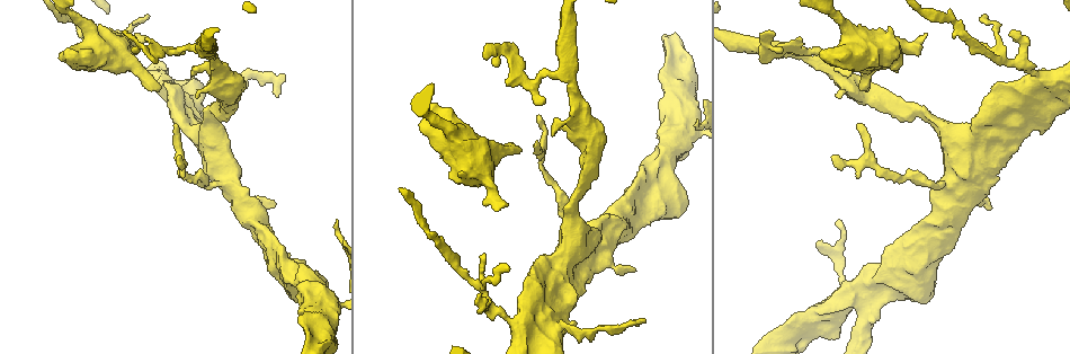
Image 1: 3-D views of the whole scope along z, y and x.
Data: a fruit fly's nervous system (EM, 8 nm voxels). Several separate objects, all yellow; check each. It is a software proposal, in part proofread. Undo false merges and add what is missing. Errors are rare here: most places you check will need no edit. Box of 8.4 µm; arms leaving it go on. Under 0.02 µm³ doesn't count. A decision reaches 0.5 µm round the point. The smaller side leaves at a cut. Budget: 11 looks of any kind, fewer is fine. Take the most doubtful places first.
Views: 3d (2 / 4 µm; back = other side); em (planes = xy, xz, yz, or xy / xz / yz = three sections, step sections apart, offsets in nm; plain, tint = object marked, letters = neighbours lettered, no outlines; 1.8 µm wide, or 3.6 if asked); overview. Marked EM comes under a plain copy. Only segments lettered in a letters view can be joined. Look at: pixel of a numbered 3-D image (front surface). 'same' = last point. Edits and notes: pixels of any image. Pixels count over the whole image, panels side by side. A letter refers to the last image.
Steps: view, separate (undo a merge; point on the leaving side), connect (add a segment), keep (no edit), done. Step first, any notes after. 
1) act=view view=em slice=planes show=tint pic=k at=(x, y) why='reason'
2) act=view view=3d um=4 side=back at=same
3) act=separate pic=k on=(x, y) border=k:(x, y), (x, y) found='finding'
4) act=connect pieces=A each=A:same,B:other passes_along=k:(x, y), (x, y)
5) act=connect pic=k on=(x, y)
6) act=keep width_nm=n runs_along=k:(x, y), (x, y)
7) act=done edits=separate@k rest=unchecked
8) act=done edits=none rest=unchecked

act=view view=3d um=4 pic=1 at=(143, 35) why='an open end'

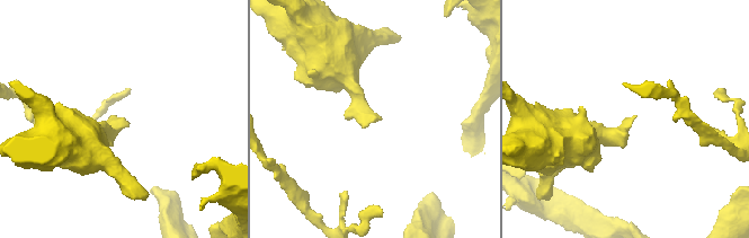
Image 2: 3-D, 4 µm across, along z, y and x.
act=view view=em um=3.6 slice=xz step=16 show=letters pic=2 at=(122, 120)

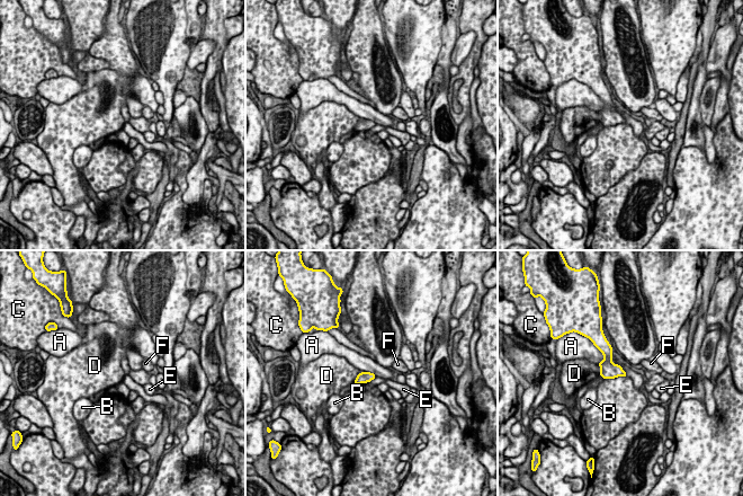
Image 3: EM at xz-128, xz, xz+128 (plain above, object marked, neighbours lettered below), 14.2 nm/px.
act=keep each=A:other,B:other,C:other,D:other,E:other,F:other border=3:(361, 371), (354, 383) found='none of them fits'

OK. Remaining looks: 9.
act=view view=em slice=xy step=8 show=tint pic=1 at=(1038, 75) why='thin arm on a thick one'

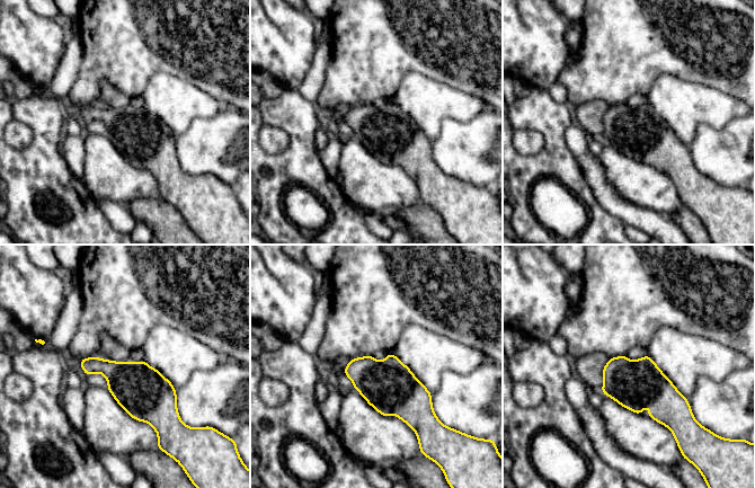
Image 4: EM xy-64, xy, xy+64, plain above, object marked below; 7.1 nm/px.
act=view view=em slice=planes show=letters at=same

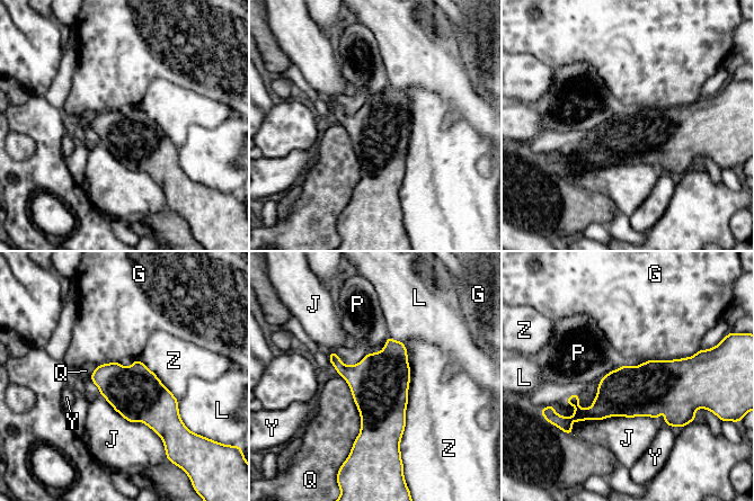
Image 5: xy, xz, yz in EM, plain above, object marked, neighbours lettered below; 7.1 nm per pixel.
act=keep longest_contact=Z:800nm each=G:other,J:other,L:other,P:other,Q:other,Y:other,Z:other border=5:(389, 334), (381, 350), (367, 354) found='one cell here'

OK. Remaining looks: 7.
act=view view=3d um=2 pic=1 at=(158, 89) why='free end'

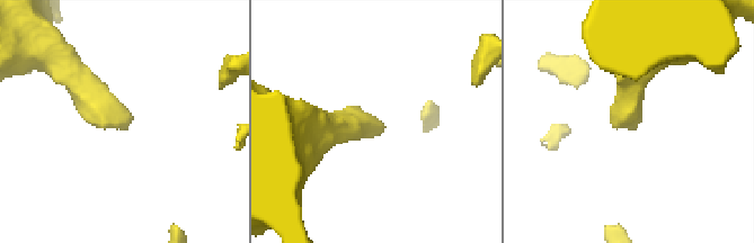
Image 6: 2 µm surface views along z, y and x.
act=view view=em slice=xy step=16 show=letters pic=6 at=(128, 120) why='need the tissue'

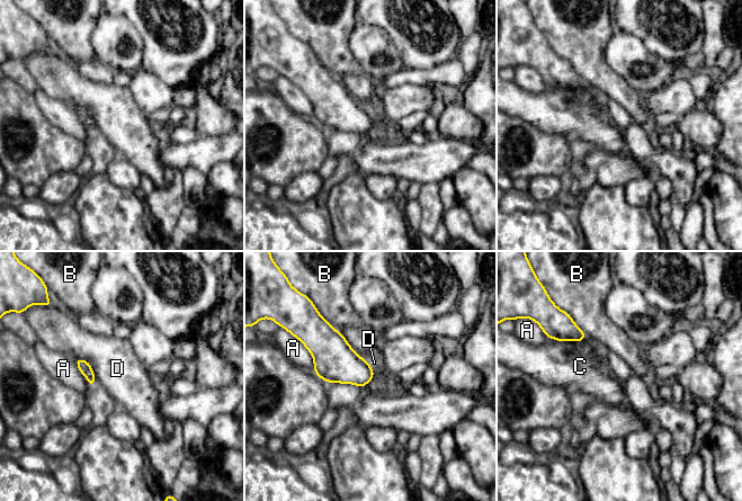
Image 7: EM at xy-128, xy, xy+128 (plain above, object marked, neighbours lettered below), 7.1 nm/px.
act=view view=em slice=planes show=letters at=same why='another direction'

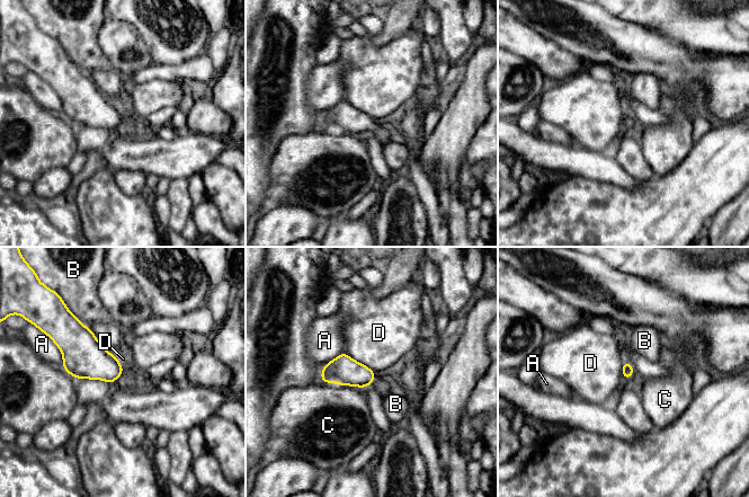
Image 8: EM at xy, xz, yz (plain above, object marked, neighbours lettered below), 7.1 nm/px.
act=keep each=A:other,B:other,C:other,D:other found='none of them fits'

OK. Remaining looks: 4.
act=view view=em slice=yz step=4 show=tint pic=1 at=(569, 70) why='thick turns thin'

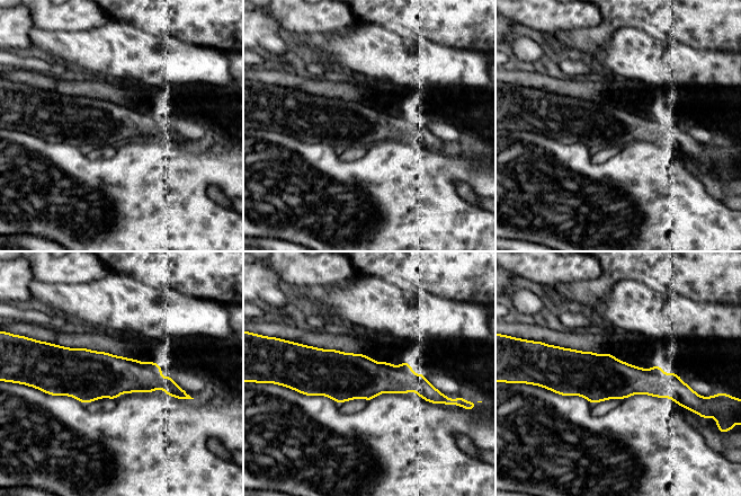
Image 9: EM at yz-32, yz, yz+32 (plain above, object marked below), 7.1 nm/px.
act=view view=em slice=planes show=tint at=same why='cut it another way'

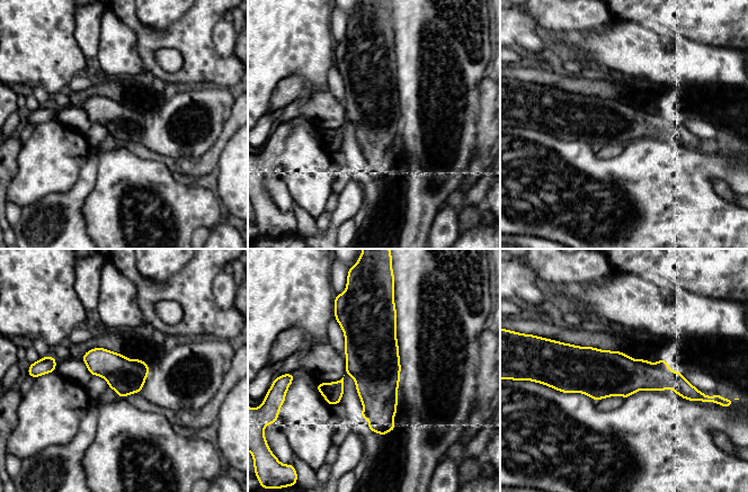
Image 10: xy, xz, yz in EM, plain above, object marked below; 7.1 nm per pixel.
act=view view=em slice=planes show=letters at=same

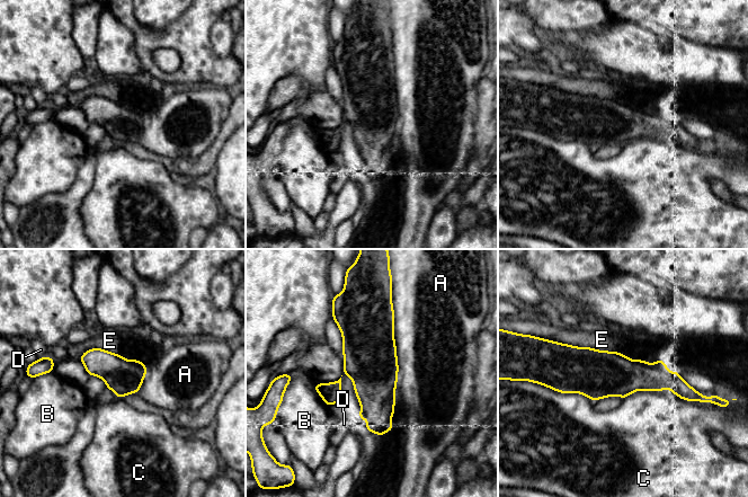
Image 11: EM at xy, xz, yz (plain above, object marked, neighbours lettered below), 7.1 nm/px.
act=keep each=A:other,B:other,C:other,D:other,E:other runs_along=11:(557, 370), (656, 376), (689, 392) found='continuous, no second cell'

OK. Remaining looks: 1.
act=done edits=none rest=unchecked

